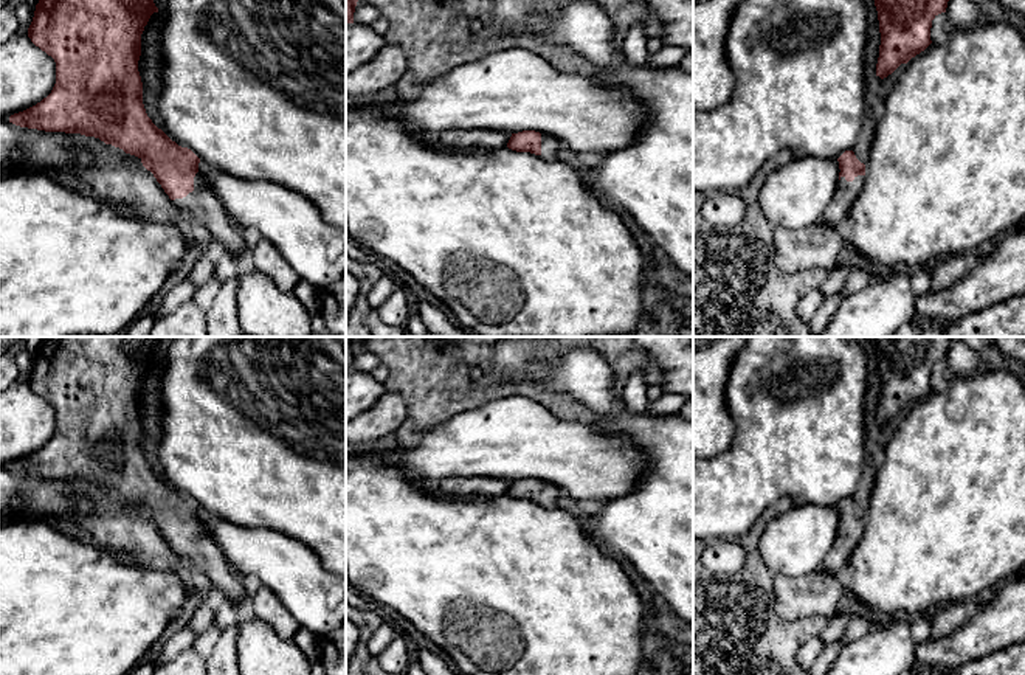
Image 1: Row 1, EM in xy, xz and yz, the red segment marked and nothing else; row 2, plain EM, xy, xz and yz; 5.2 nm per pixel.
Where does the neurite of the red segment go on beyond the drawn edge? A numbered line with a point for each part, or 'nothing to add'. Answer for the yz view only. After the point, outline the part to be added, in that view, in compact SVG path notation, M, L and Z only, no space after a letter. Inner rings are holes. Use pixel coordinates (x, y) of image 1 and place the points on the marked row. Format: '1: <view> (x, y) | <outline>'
1: yz (845, 194) | M865 175L854 177L853 182L847 182L840 177L833 200L830 202L822 220L831 227L840 227L845 219L850 217L850 209L858 199Z

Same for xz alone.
1: xz (549, 145) | M541 133L541 157L554 160L558 154L560 140L547 133Z

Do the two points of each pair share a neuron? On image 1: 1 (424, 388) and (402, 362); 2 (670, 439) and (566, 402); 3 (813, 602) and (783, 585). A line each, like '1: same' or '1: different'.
1: same
2: different
3: same

